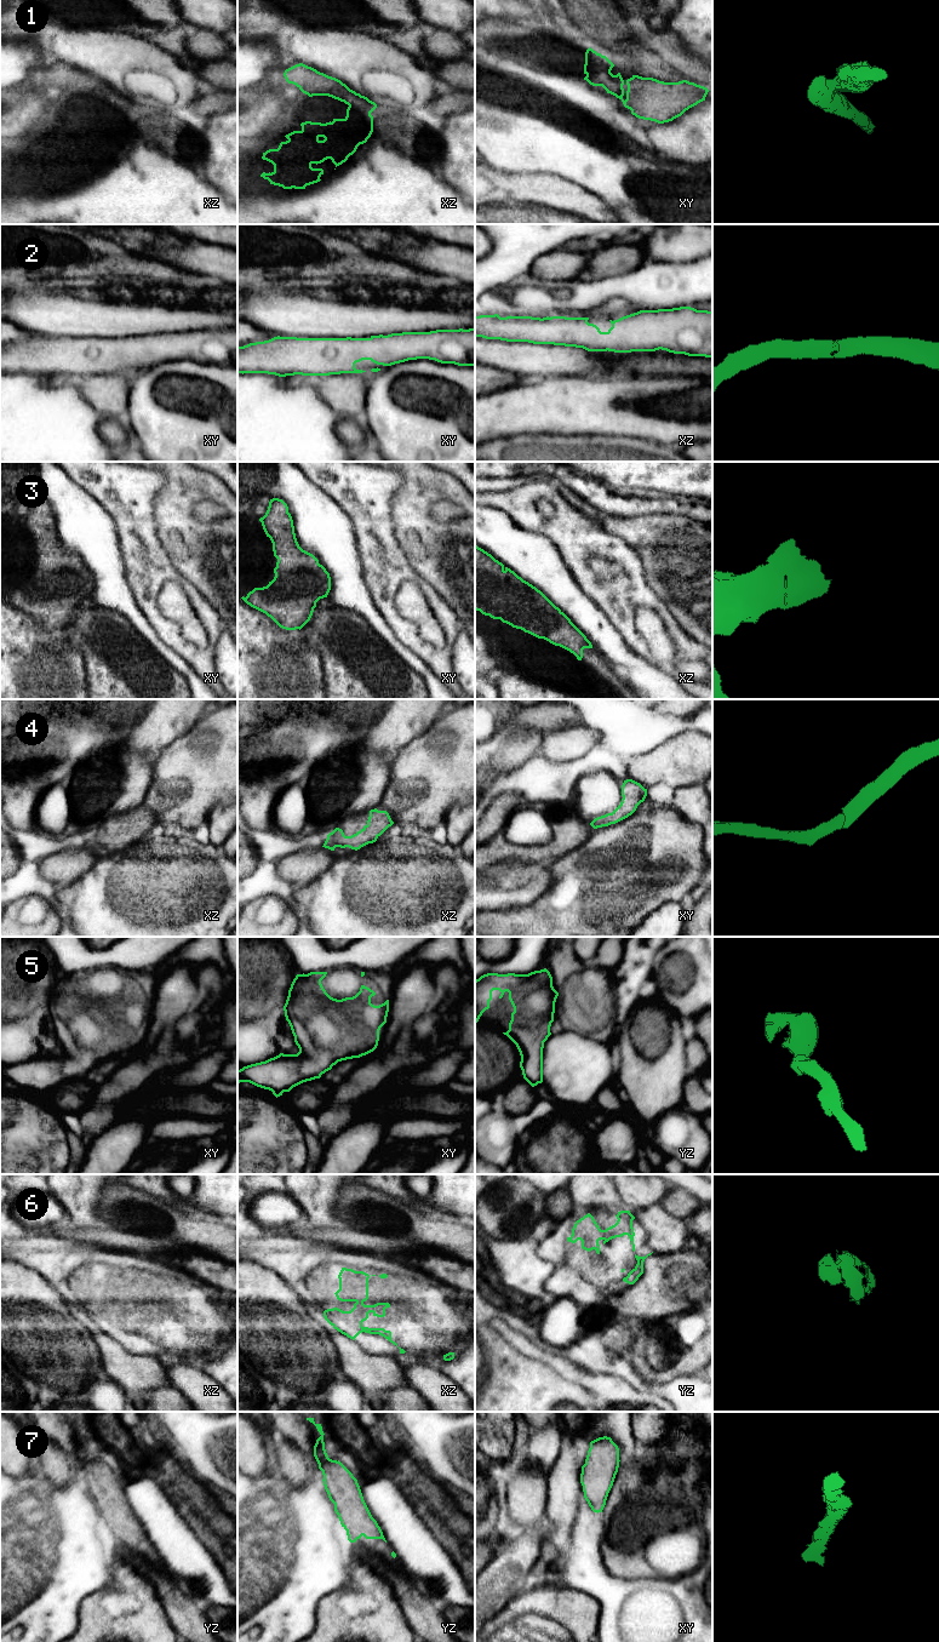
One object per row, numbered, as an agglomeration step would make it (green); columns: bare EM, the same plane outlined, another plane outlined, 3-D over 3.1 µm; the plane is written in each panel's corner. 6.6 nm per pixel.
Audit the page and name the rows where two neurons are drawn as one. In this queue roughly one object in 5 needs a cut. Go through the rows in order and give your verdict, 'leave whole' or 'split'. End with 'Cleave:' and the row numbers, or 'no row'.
1: leave whole
2: leave whole
3: leave whole
4: leave whole
5: leave whole
6: leave whole
7: leave whole
Cleave: no row

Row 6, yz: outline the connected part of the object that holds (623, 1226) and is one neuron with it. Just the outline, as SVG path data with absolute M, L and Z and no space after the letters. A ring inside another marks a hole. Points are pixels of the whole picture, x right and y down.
M620 1211L615 1217L618 1220L614 1225L607 1228L606 1230L601 1230L594 1217L588 1213L576 1222L572 1229L572 1235L567 1237L567 1241L576 1243L580 1240L583 1249L588 1252L595 1249L596 1253L600 1254L600 1240L602 1240L605 1245L612 1238L628 1235L632 1245L632 1251L635 1252L635 1232L632 1228L632 1220L635 1217L630 1213L630 1211Z

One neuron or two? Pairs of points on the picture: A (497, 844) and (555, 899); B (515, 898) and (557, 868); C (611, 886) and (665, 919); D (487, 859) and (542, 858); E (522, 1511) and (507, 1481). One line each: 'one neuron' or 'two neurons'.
A: two neurons
B: two neurons
C: two neurons
D: one neuron
E: one neuron

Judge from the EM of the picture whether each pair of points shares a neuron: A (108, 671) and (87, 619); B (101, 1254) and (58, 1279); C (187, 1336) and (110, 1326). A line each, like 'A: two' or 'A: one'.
A: one
B: one
C: one

